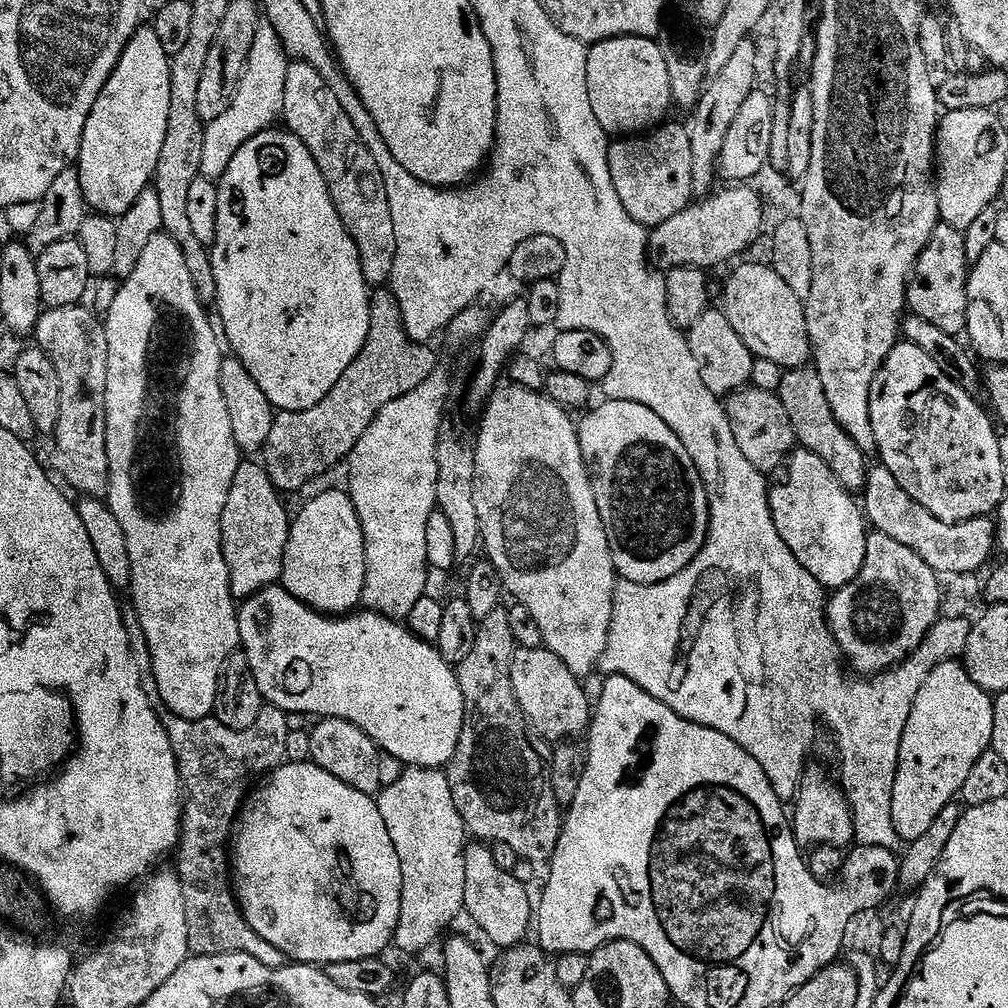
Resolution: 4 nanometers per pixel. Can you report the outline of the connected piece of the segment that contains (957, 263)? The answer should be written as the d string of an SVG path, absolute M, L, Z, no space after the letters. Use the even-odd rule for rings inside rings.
M940 223L934 230L926 250L908 281L908 308L911 315L926 318L938 330L959 337L968 327L968 274L970 263L966 254L965 233L959 228Z

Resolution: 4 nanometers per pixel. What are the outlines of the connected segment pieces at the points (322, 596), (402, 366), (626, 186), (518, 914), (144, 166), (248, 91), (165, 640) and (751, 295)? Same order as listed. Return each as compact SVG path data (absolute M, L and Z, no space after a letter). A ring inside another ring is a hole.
M347 491L320 492L297 516L295 513L288 529L282 586L306 607L321 614L343 618L361 607L366 586L366 542L358 510L354 510L354 502Z
M380 286L371 293L370 302L370 334L366 338L366 346L354 358L354 362L338 378L334 390L318 402L318 406L310 406L310 410L301 412L277 411L274 426L270 426L270 438L266 438L266 446L262 453L262 463L270 482L281 494L300 492L319 472L327 470L331 464L343 461L358 446L358 438L366 434L370 422L394 398L402 398L402 394L410 394L414 386L422 386L430 374L434 374L438 367L436 356L431 352L428 344L418 344L408 336L408 331L402 318L402 306L398 306L398 298L387 287Z
M665 122L643 134L613 139L608 146L608 161L614 188L622 198L622 206L626 206L626 214L630 214L634 222L643 224L649 230L657 228L662 222L670 222L674 214L686 210L689 204L693 203L694 174L690 154L690 134L683 123Z
M472 842L464 849L466 858L466 898L464 899L464 912L482 931L488 935L492 944L497 944L497 949L514 948L517 944L525 943L529 939L528 923L534 920L534 900L528 897L529 889L525 884L512 876L511 872L502 870L495 862L491 847L484 842Z
M155 27L137 28L126 50L122 50L122 58L118 66L114 66L106 86L102 86L102 94L98 94L98 102L94 102L94 110L90 110L90 118L86 118L86 130L82 134L78 167L84 201L93 213L111 218L124 216L126 210L138 202L138 194L142 194L142 190L153 183L158 158L162 158L162 142L166 142L166 130L170 122L171 73L171 59L162 47Z
M261 22L258 34L254 34L254 50L250 50L246 74L242 74L242 82L238 86L238 94L234 94L234 102L230 102L230 110L226 110L219 118L214 118L214 122L205 127L201 176L207 180L219 181L226 174L226 166L230 166L234 154L238 154L238 150L242 150L242 146L246 146L250 138L267 132L283 117L289 63L289 56L277 31L270 23Z
M161 234L150 238L138 266L134 266L134 274L123 277L118 298L114 298L114 306L110 306L103 321L108 347L106 454L110 458L110 482L106 503L114 518L118 518L122 531L126 533L126 550L130 550L132 563L130 602L136 607L142 630L146 630L160 697L170 711L187 720L206 720L215 713L216 695L224 663L228 661L232 652L240 648L238 604L230 590L230 574L222 550L222 510L226 510L226 498L230 498L230 486L234 482L234 476L238 474L242 453L234 442L234 430L230 430L230 410L226 410L226 398L222 398L222 382L218 382L222 357L218 352L217 339L210 330L209 315L209 309L198 298L194 278L190 278L190 269L186 266L186 258L178 242L174 242L170 235Z
M767 263L764 264L744 264L741 268L736 268L732 272L732 277L728 280L728 285L724 288L724 304L722 311L734 326L738 333L738 338L746 342L746 346L751 350L753 357L757 360L769 360L778 362L785 370L789 368L803 368L809 363L812 355L810 346L810 334L806 330L806 314L804 313L804 301L778 278L778 274Z

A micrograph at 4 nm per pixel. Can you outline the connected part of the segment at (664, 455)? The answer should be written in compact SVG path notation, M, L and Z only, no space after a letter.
M605 399L603 403L598 405L596 409L593 407L583 413L583 416L585 415L584 421L579 421L578 431L582 454L590 465L594 498L598 502L598 514L602 514L602 522L606 530L606 538L610 542L610 554L616 567L617 577L620 580L629 580L635 584L666 582L670 578L674 578L674 574L686 570L686 566L690 566L690 562L694 562L694 558L700 553L708 537L708 495L704 489L704 483L690 458L690 454L686 454L686 446L682 446L678 434L674 434L674 430L670 430L670 426L666 426L666 422L662 422L662 418L658 418L658 414L654 414L654 410L650 410L638 402Z

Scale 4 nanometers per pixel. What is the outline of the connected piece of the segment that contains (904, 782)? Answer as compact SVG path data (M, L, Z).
M959 659L942 662L922 682L902 734L892 791L894 830L898 830L901 841L917 840L930 830L934 818L959 797L966 778L970 778L970 770L974 770L974 762L991 749L992 702L993 697L970 678Z

